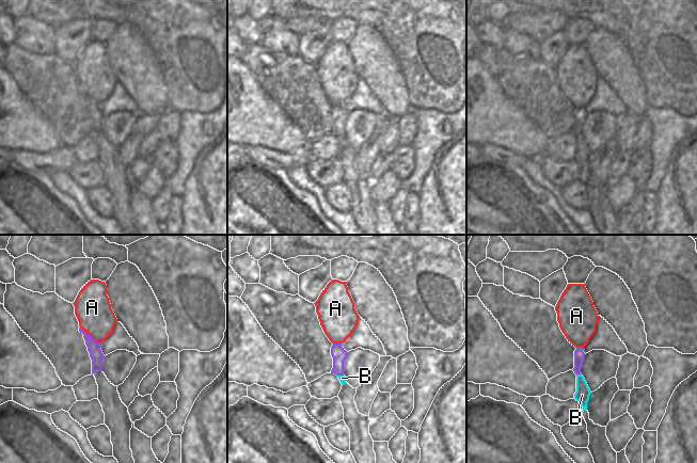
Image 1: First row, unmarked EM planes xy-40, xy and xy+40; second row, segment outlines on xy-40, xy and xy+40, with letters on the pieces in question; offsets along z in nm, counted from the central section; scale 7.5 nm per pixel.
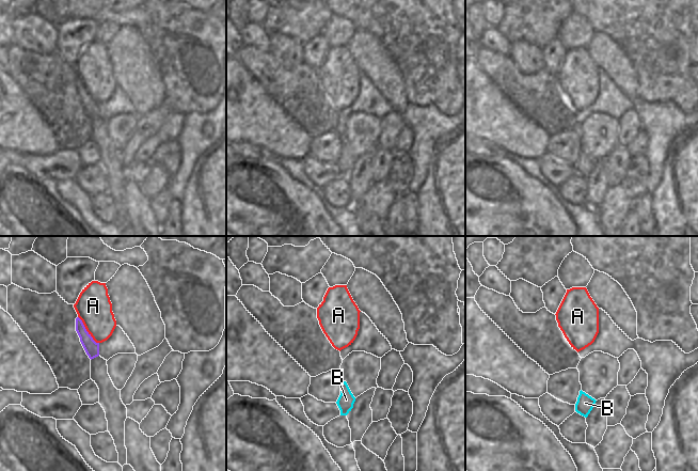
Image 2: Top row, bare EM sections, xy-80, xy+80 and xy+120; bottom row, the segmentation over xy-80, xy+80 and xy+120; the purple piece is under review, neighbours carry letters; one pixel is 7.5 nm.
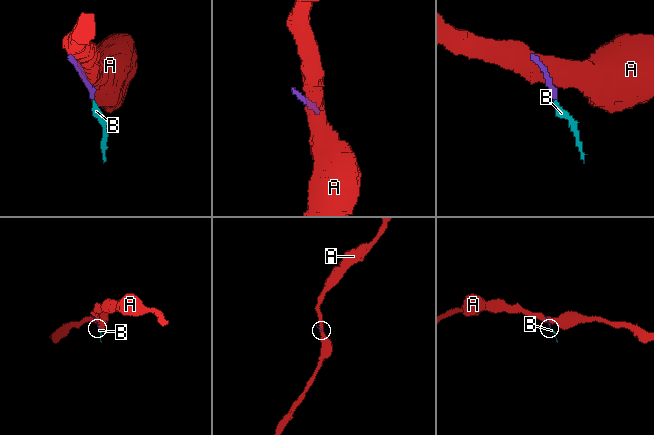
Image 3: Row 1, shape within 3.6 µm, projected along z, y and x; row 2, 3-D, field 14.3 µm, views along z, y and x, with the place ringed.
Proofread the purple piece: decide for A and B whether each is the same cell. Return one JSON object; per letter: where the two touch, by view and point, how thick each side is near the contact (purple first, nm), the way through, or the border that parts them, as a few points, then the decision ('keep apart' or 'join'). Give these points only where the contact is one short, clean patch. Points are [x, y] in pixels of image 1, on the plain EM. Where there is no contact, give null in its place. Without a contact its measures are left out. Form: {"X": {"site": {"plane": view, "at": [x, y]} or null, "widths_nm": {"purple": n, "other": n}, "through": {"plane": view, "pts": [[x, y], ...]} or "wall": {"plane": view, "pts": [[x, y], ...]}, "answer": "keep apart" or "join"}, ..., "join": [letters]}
{"A": {"site": {"plane": "xy-40", "at": [89, 96]}, "widths_nm": {"purple": 100, "other": 280}, "wall": {"plane": "xy-40", "pts": [[80, 88], [99, 105]]}, "answer": "keep apart"}, "B": {"site": {"plane": "xy+40", "at": [579, 134]}, "widths_nm": {"purple": 80, "other": 110}, "through": {"plane": "xy+40", "pts": [[579, 114], [579, 134], [582, 156]]}, "answer": "join"}, "join": ["B"]}

